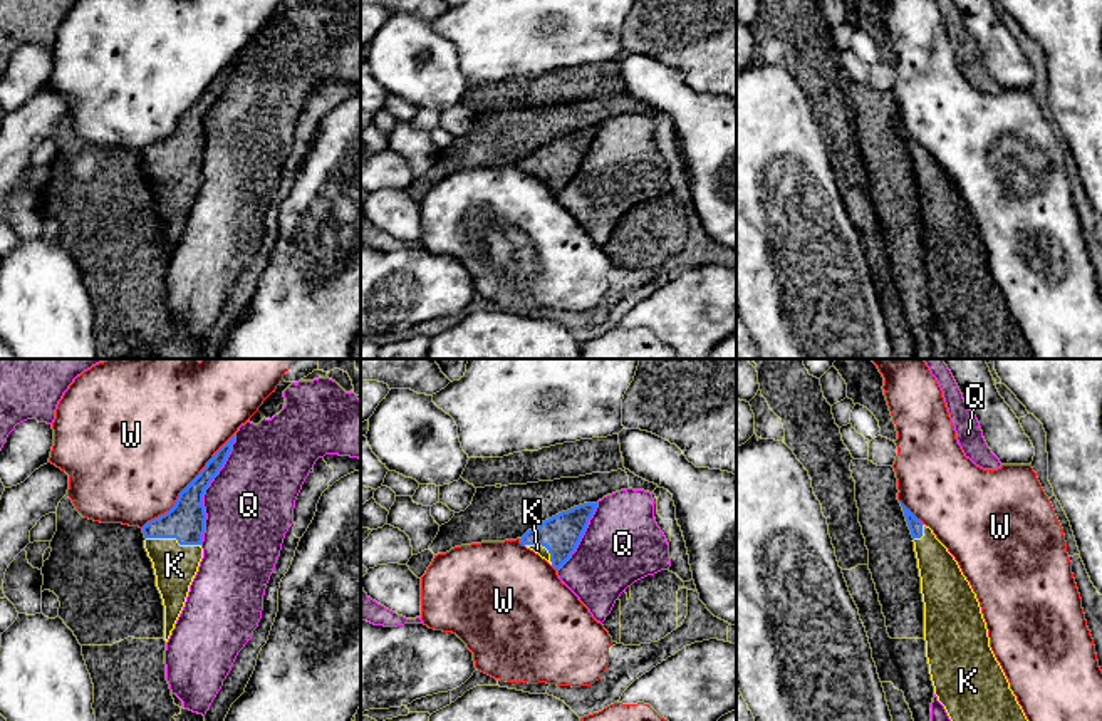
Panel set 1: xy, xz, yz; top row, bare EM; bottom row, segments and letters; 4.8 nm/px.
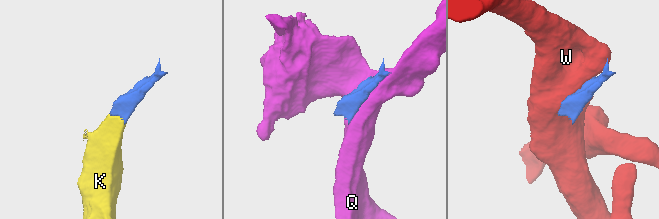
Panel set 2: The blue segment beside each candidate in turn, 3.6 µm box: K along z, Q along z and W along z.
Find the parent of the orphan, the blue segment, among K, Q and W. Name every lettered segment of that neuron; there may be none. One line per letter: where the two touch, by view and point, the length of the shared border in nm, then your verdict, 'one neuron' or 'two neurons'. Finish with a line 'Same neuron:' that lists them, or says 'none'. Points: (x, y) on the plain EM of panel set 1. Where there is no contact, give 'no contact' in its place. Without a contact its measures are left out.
K: xy (173, 161) | 260 nm | one neuron
Q: xy (205, 113) | 550 nm | two neurons
W: xy (188, 109) | 650 nm | two neurons
Same neuron: K

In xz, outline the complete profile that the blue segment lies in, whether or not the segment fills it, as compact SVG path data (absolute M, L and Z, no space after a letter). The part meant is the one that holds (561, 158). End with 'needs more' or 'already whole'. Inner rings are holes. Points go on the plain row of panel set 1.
M584 127L562 136L528 154L520 168L559 195L575 176L597 127Z | needs more

